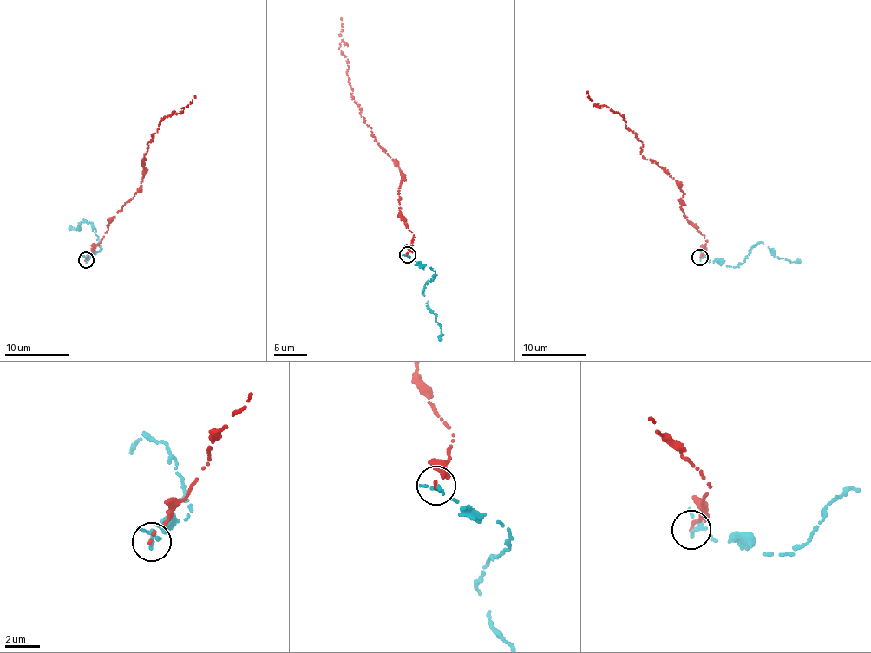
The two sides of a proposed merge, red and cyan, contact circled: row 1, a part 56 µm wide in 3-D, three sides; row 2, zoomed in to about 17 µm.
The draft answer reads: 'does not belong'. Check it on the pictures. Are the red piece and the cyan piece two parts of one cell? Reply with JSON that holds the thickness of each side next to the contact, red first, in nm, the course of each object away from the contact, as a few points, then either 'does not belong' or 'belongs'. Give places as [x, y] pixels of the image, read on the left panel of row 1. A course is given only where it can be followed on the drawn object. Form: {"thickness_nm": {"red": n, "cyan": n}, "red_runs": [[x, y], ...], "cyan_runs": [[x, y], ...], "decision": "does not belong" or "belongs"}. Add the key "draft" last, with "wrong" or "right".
{"thickness_nm": {"red": 180, "cyan": 280}, "red_runs": [[86, 260], [107, 231], [112, 217], [140, 188], [144, 158], [160, 122], [174, 111], [176, 114], [195, 96]], "cyan_runs": [[86, 260], [87, 256], [88, 258], [101, 248], [90, 222], [84, 218], [78, 230], [68, 229]], "decision": "does not belong", "draft": "right"}

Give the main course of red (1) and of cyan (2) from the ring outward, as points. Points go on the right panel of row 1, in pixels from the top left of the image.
1: (700, 257), (705, 240), (682, 209), (680, 185), (640, 154), (643, 144), (625, 118), (595, 105), (586, 91)
2: (700, 257), (706, 257), (707, 260), (736, 267), (743, 264), (754, 244), (762, 242), (780, 258), (799, 262)

